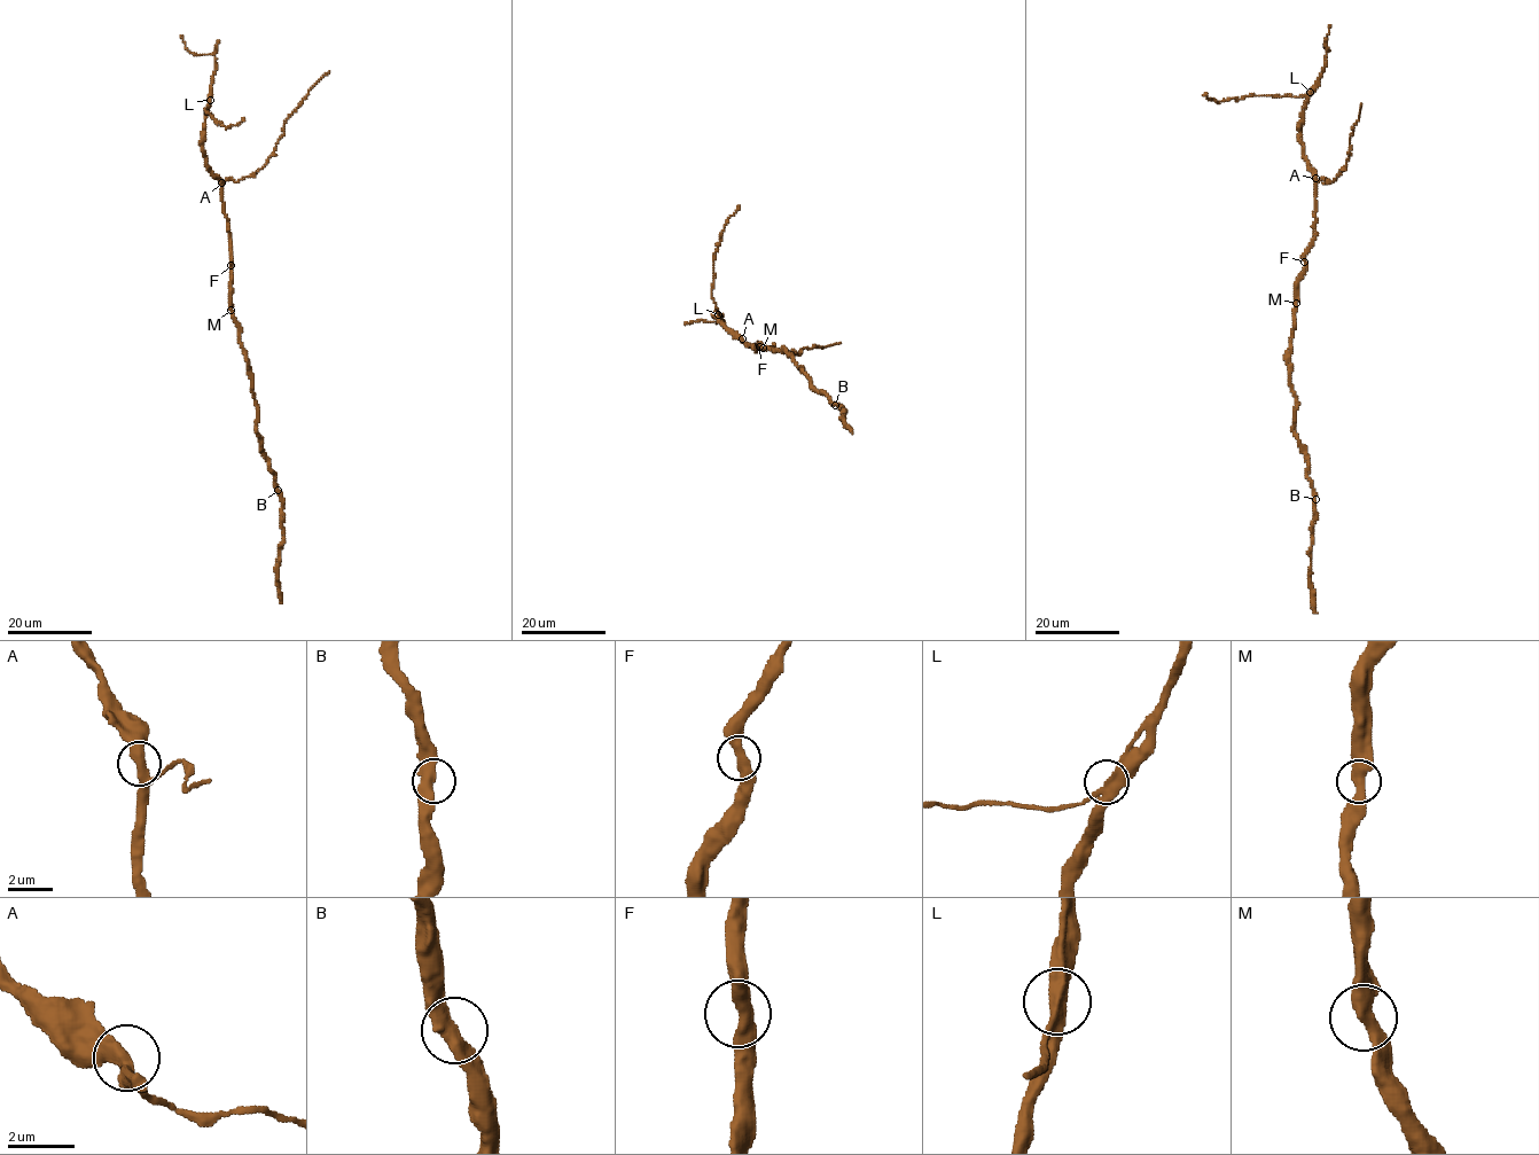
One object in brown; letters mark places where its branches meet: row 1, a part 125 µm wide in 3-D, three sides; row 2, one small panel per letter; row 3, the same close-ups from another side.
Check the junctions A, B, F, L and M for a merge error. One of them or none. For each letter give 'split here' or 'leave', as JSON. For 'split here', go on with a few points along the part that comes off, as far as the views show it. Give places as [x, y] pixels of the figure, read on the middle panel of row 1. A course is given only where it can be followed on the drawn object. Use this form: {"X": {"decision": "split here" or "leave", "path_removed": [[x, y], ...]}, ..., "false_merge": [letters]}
{"A": {"decision": "leave"}, "B": {"decision": "leave"}, "F": {"decision": "leave"}, "L": {"decision": "leave"}, "M": {"decision": "leave"}, "false_merge": []}

